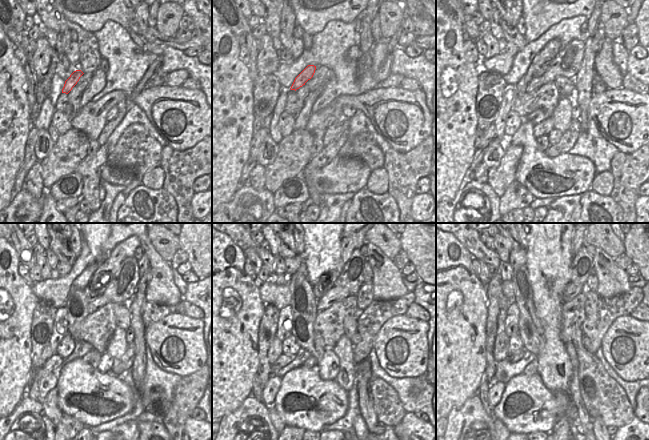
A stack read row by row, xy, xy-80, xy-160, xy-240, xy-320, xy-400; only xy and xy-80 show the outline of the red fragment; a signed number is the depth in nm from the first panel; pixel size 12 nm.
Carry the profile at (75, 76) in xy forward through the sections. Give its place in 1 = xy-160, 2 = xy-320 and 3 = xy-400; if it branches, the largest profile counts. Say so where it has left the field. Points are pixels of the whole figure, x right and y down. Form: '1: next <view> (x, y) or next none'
1: next xy-160 (540, 64)
2: next xy-320 (348, 244)
3: next xy-400 (577, 243)

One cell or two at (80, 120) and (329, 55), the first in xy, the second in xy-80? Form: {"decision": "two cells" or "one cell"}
{"decision": "two cells"}

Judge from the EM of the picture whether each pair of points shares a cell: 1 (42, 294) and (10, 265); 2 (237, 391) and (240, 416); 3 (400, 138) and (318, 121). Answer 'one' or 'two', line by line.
1: two
2: two
3: one

